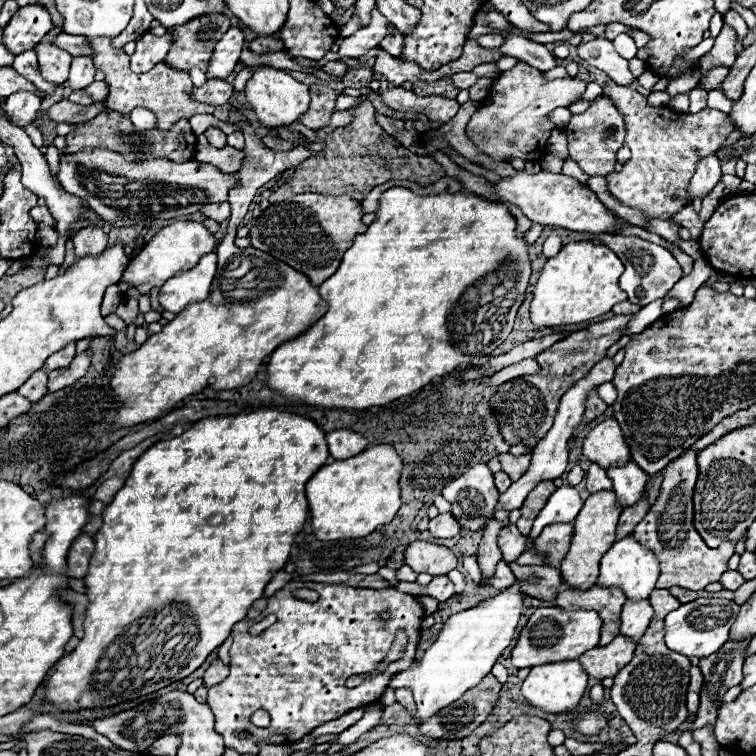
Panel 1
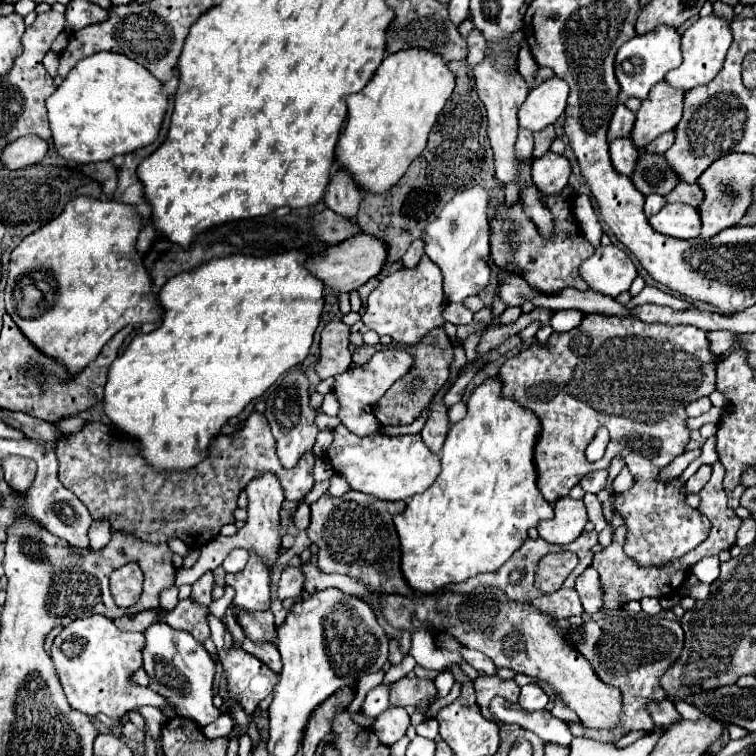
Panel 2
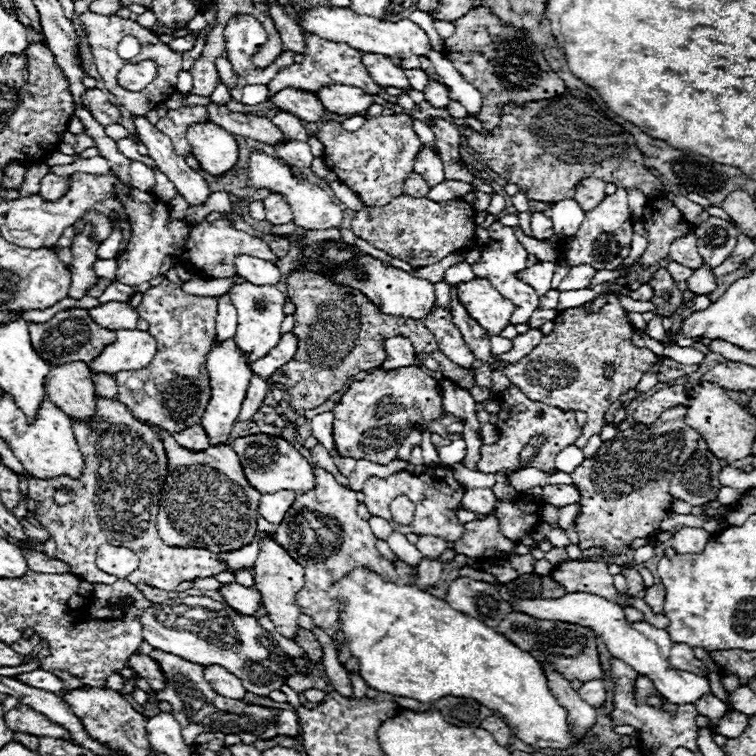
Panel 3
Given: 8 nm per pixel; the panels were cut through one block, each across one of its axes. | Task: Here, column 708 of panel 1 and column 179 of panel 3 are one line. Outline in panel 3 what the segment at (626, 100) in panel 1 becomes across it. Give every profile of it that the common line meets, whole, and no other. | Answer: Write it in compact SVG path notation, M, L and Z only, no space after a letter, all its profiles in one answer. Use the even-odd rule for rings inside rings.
M182 106L178 110L168 110L168 114L160 118L156 126L172 140L174 150L180 152L180 156L186 156L190 152L190 144L186 140L188 126L206 120L208 120L208 112L204 106Z

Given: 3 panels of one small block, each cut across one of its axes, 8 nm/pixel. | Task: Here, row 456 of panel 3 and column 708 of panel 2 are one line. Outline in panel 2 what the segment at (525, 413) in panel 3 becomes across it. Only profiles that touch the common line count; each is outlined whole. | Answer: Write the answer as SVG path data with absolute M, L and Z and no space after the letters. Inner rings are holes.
M721 462L712 464L712 475L706 486L700 490L700 512L712 522L710 538L704 540L704 556L716 556L720 550L732 548L736 532L740 528L740 518L726 504L726 494L722 486L725 468Z

